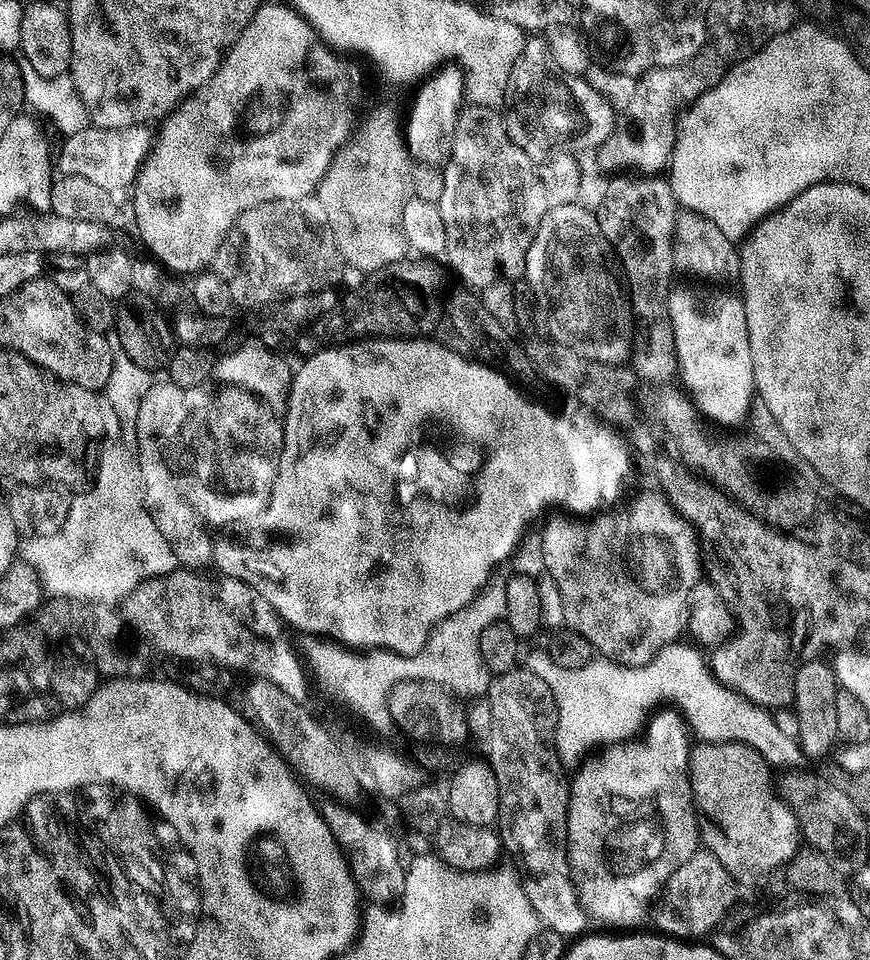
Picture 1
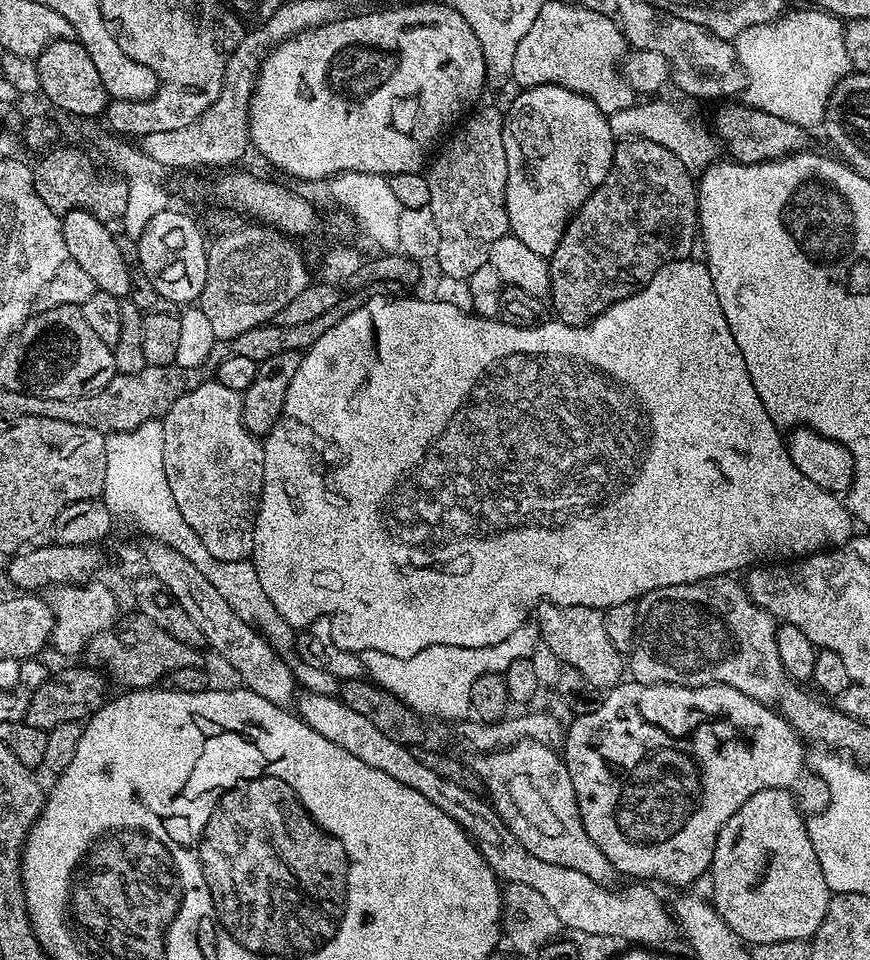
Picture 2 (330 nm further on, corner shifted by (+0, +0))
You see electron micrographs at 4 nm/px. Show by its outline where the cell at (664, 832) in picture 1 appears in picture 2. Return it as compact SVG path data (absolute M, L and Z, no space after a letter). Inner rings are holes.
M621 682L601 699L600 705L593 712L585 716L576 716L573 721L573 724L568 728L568 732L566 728L566 735L562 740L562 759L566 770L570 774L570 782L574 782L574 794L578 798L578 810L582 814L582 824L586 826L586 834L590 834L594 846L598 846L598 850L602 850L602 854L606 854L606 858L610 858L610 862L616 867L616 871L621 877L632 876L628 878L635 878L640 882L661 880L664 884L694 883L703 872L705 875L711 869L712 855L714 854L714 846L716 845L718 834L722 830L722 826L726 826L726 822L738 810L738 806L742 806L742 802L746 802L746 798L758 794L758 790L766 790L767 788L795 789L794 786L799 782L800 775L806 772L806 751L804 752L803 748L805 745L802 743L801 737L797 736L796 731L785 722L784 717L775 708L766 707L762 702L750 698L750 694L744 694L742 690L734 690L734 686L715 684L714 686L702 686L701 688L687 688L686 686L678 686L677 684L637 684L635 682Z

